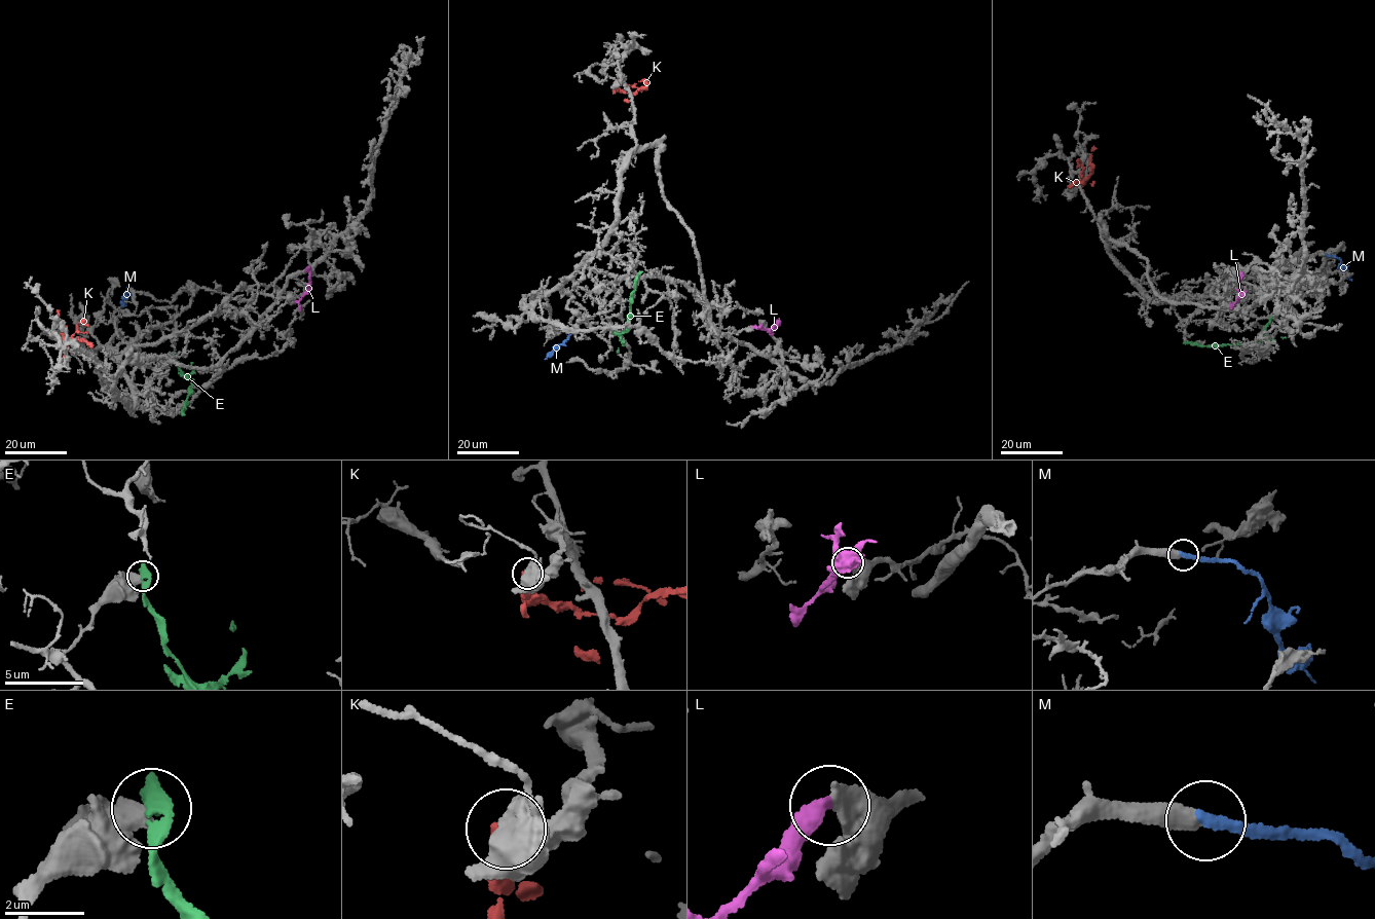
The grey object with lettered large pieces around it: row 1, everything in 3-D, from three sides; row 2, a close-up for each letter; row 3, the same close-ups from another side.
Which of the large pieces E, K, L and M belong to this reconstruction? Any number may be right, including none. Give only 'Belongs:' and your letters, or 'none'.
Belongs: L, M

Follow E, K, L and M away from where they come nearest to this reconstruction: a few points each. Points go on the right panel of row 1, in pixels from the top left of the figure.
E: (1274, 316), (1263, 337), (1250, 344), (1183, 342)
K: (1075, 188), (1082, 185), (1086, 178), (1082, 173), (1083, 164), (1080, 161), (1076, 167)
L: (1241, 295), (1236, 300), (1239, 295), (1238, 272)
M: (1325, 255), (1340, 260), (1344, 276), (1351, 280)

